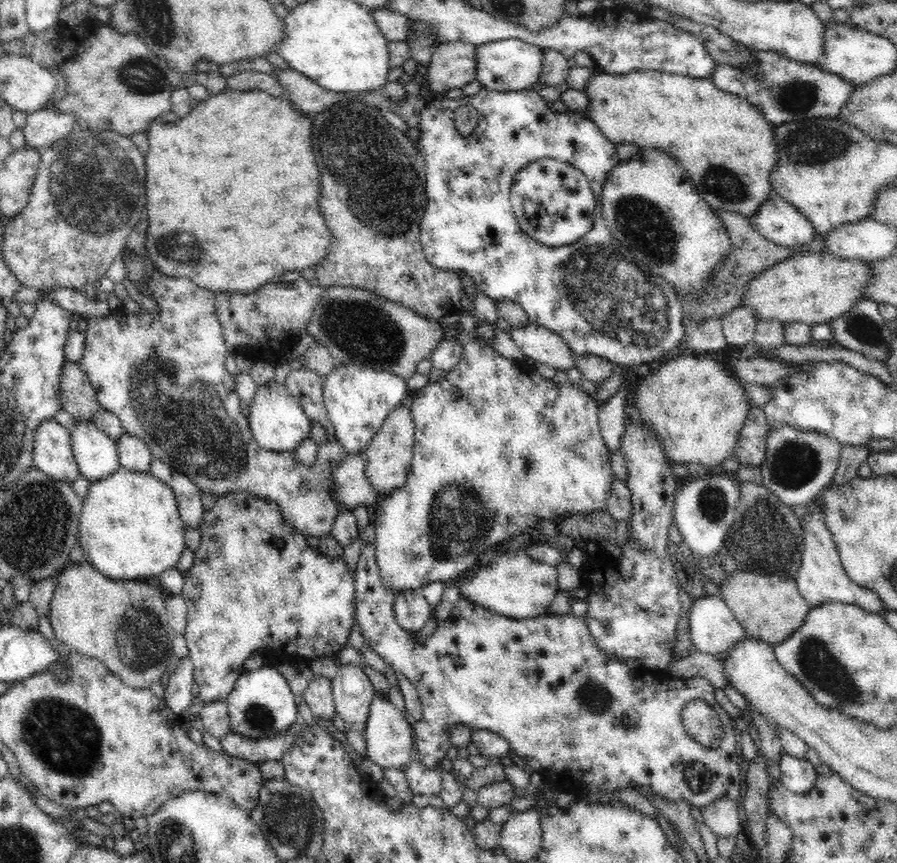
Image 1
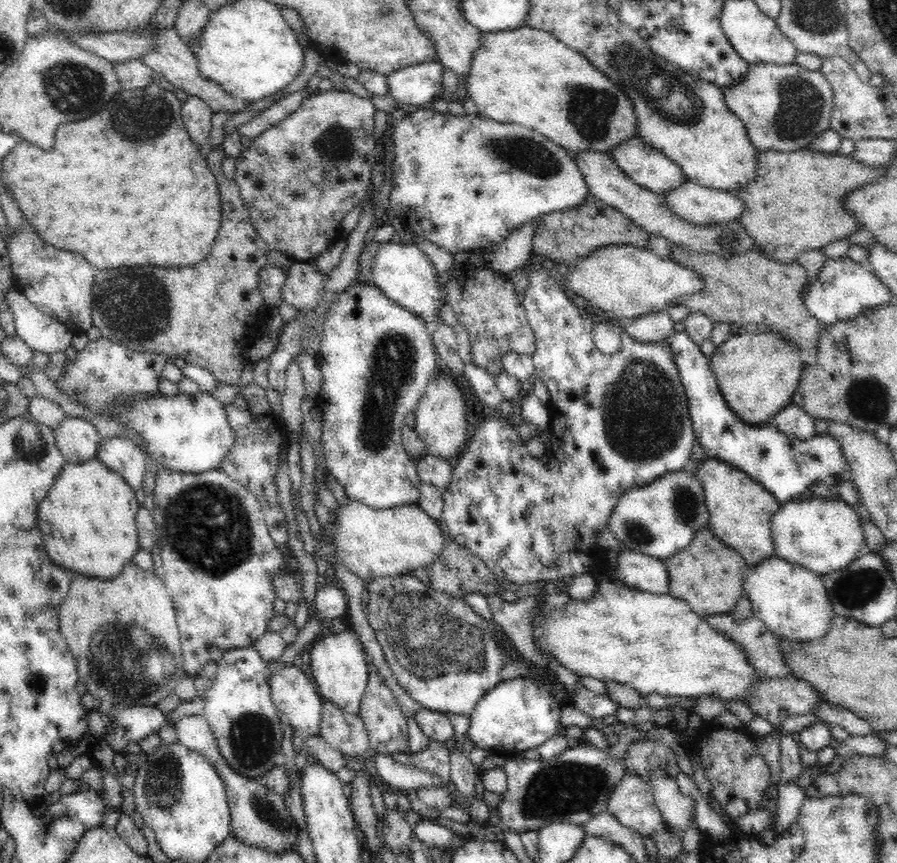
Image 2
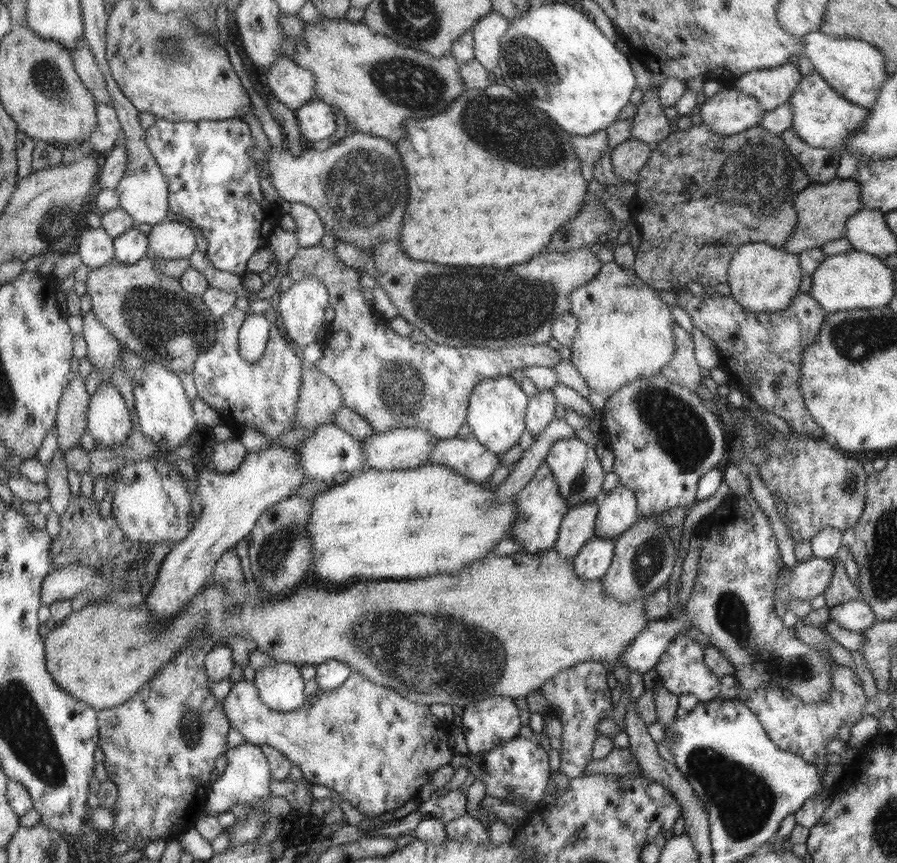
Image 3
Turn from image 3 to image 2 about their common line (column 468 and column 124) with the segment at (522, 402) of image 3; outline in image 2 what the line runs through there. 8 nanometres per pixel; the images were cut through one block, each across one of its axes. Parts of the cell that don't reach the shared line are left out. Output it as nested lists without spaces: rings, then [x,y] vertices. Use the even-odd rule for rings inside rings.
[[[202,391],[191,395],[178,392],[173,397],[163,394],[138,402],[130,418],[118,421],[118,424],[124,426],[128,422],[128,428],[145,440],[143,452],[150,453],[152,459],[164,469],[204,473],[220,469],[234,442],[234,433],[226,419],[224,407],[210,393]]]

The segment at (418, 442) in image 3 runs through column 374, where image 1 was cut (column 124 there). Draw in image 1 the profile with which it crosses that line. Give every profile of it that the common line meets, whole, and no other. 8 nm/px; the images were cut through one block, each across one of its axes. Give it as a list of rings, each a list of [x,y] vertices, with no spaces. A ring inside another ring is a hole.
[[[122,433],[116,441],[120,467],[131,472],[149,473],[154,456],[139,438]]]

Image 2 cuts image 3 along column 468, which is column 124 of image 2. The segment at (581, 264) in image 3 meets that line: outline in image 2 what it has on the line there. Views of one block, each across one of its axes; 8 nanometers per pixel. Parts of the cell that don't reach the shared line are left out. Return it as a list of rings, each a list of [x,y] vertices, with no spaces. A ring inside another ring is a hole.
[[[221,145],[214,147],[211,149],[210,153],[208,153],[208,158],[210,158],[210,168],[212,168],[212,174],[216,176],[216,185],[218,185],[218,189],[220,190],[220,197],[222,198],[222,216],[220,216],[220,219],[222,219],[222,225],[220,225],[220,232],[217,234],[215,244],[212,247],[211,254],[208,254],[208,258],[204,258],[204,261],[198,262],[198,264],[195,264],[194,266],[185,266],[182,268],[154,268],[154,266],[134,266],[134,268],[128,268],[128,266],[120,266],[120,268],[114,268],[114,270],[98,270],[96,272],[96,282],[94,286],[96,286],[96,290],[93,290],[93,302],[94,302],[94,308],[91,310],[91,317],[93,318],[93,326],[96,326],[96,328],[99,328],[101,331],[101,336],[106,337],[110,339],[112,342],[120,343],[124,346],[127,346],[130,348],[130,350],[135,350],[136,352],[150,352],[154,354],[161,354],[164,355],[167,360],[170,360],[171,358],[174,358],[175,356],[178,356],[178,358],[184,358],[185,362],[188,364],[193,364],[194,366],[201,366],[202,368],[205,368],[208,370],[208,372],[211,372],[214,375],[214,378],[216,380],[219,380],[223,384],[230,384],[230,386],[234,386],[236,384],[237,386],[241,387],[240,382],[240,373],[242,372],[244,366],[242,365],[242,361],[246,358],[246,351],[250,349],[254,342],[261,338],[262,331],[260,331],[260,326],[258,325],[258,322],[266,316],[266,308],[268,308],[268,304],[266,301],[264,301],[264,298],[262,298],[262,294],[258,292],[258,270],[264,266],[264,264],[268,264],[268,260],[266,260],[266,252],[268,250],[271,250],[271,247],[268,246],[267,242],[264,242],[263,237],[258,233],[258,231],[255,229],[254,223],[251,222],[251,214],[250,209],[248,209],[248,206],[246,203],[243,202],[243,198],[241,197],[239,186],[233,181],[232,178],[228,178],[226,175],[224,175],[224,172],[222,172],[221,163],[224,159],[225,154],[223,151],[223,148]]]

